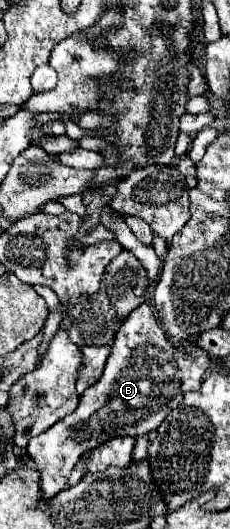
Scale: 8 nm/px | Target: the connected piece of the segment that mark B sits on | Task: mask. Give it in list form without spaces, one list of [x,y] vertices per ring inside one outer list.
[[[148,304],[130,312],[110,350],[98,384],[82,394],[78,408],[46,432],[34,436],[26,448],[42,480],[42,502],[66,488],[66,478],[84,452],[116,436],[138,438],[156,430],[162,420],[182,404],[186,392],[200,388],[210,366],[210,358],[204,350],[192,348],[192,352],[174,352],[174,346],[166,340],[164,328],[156,322]]]

